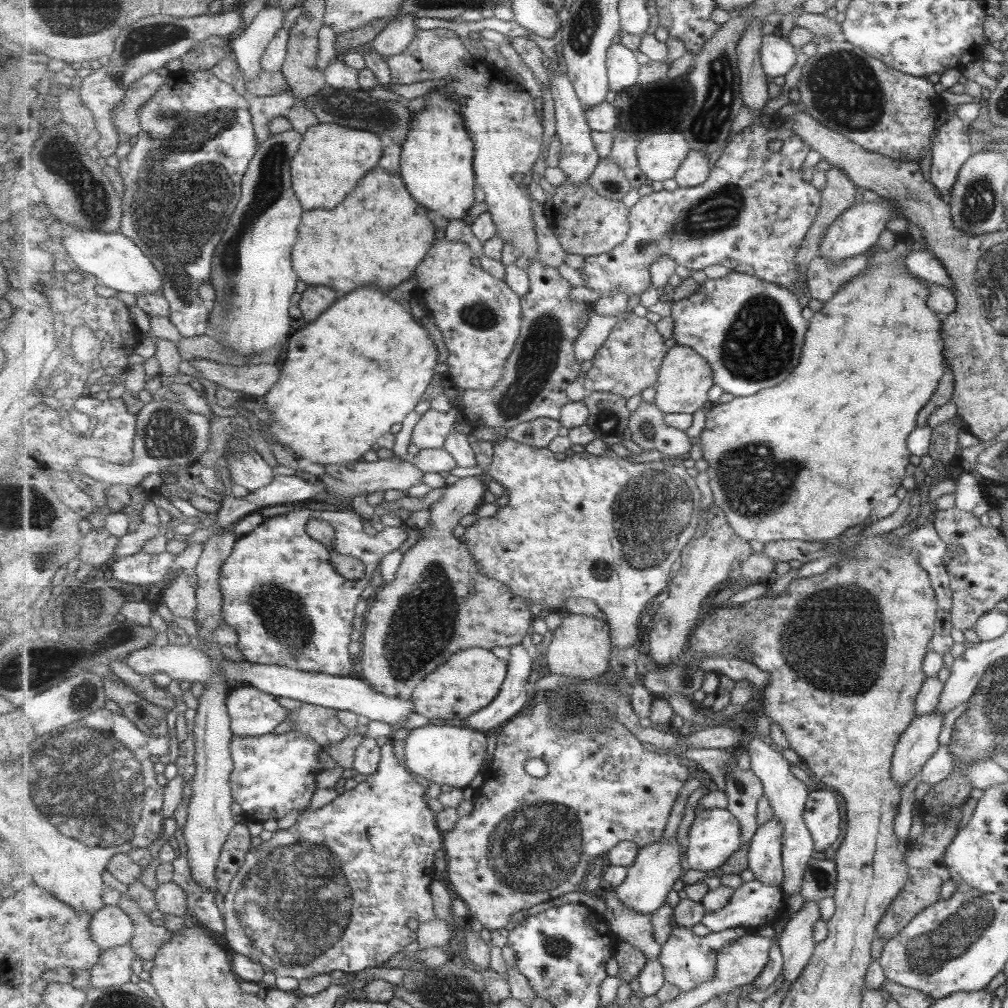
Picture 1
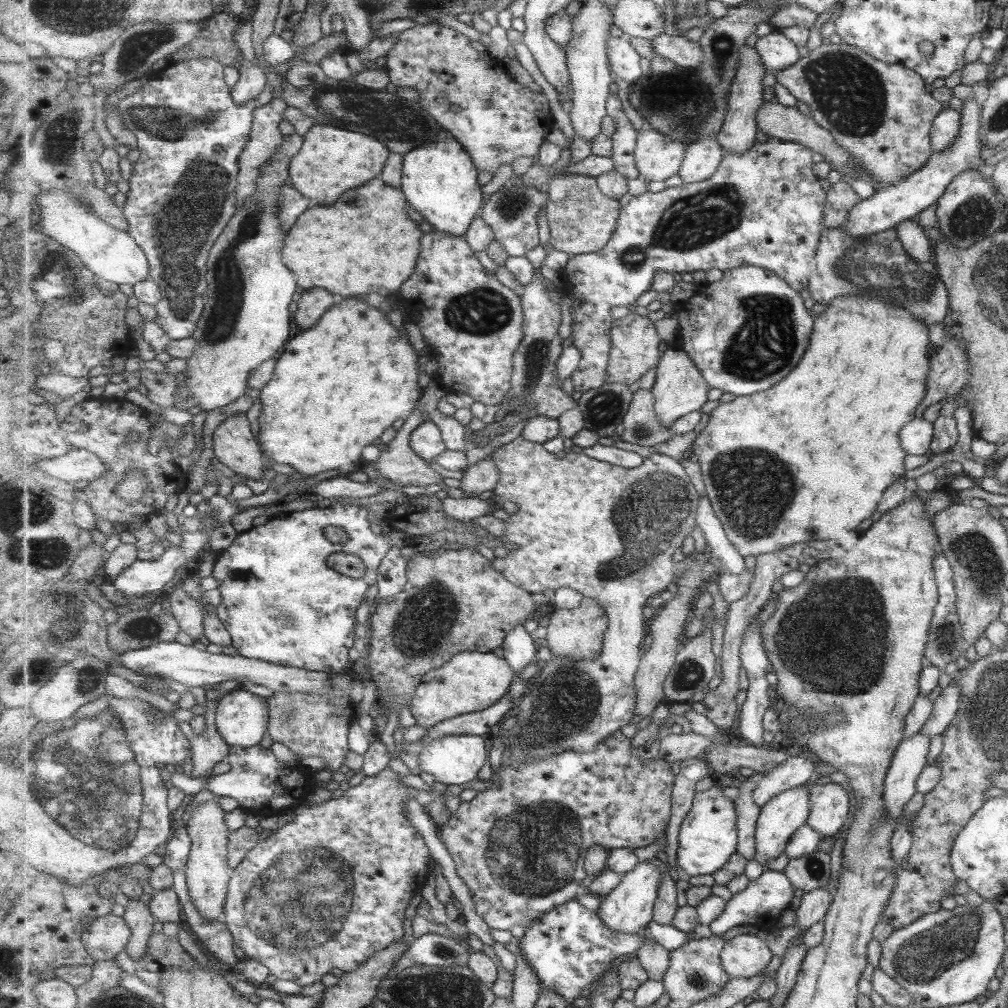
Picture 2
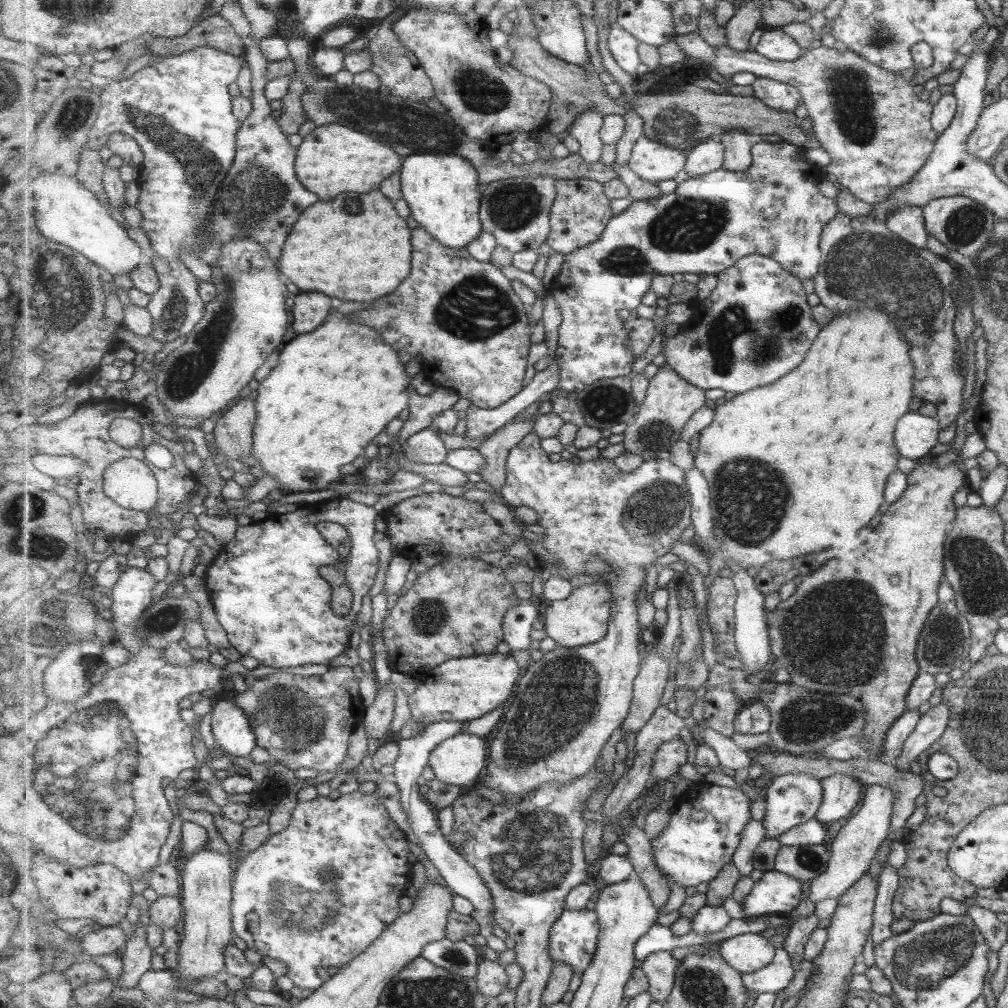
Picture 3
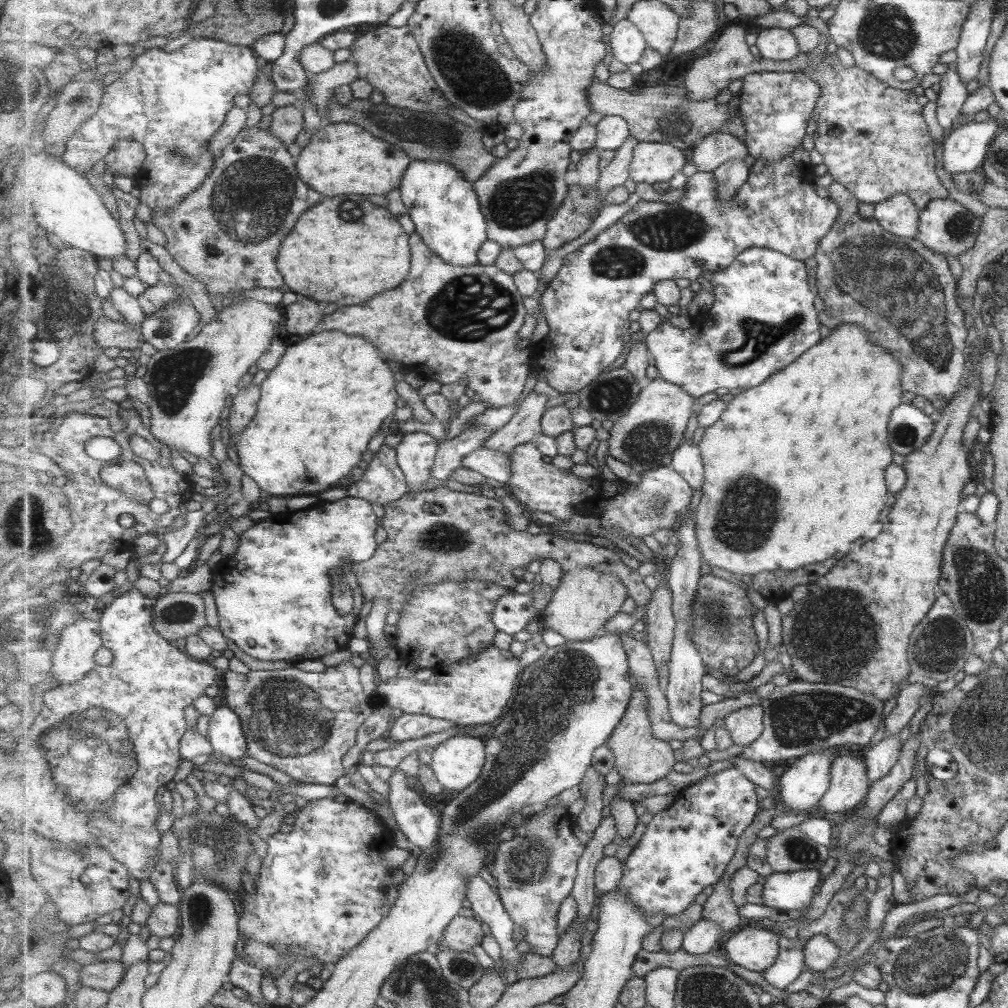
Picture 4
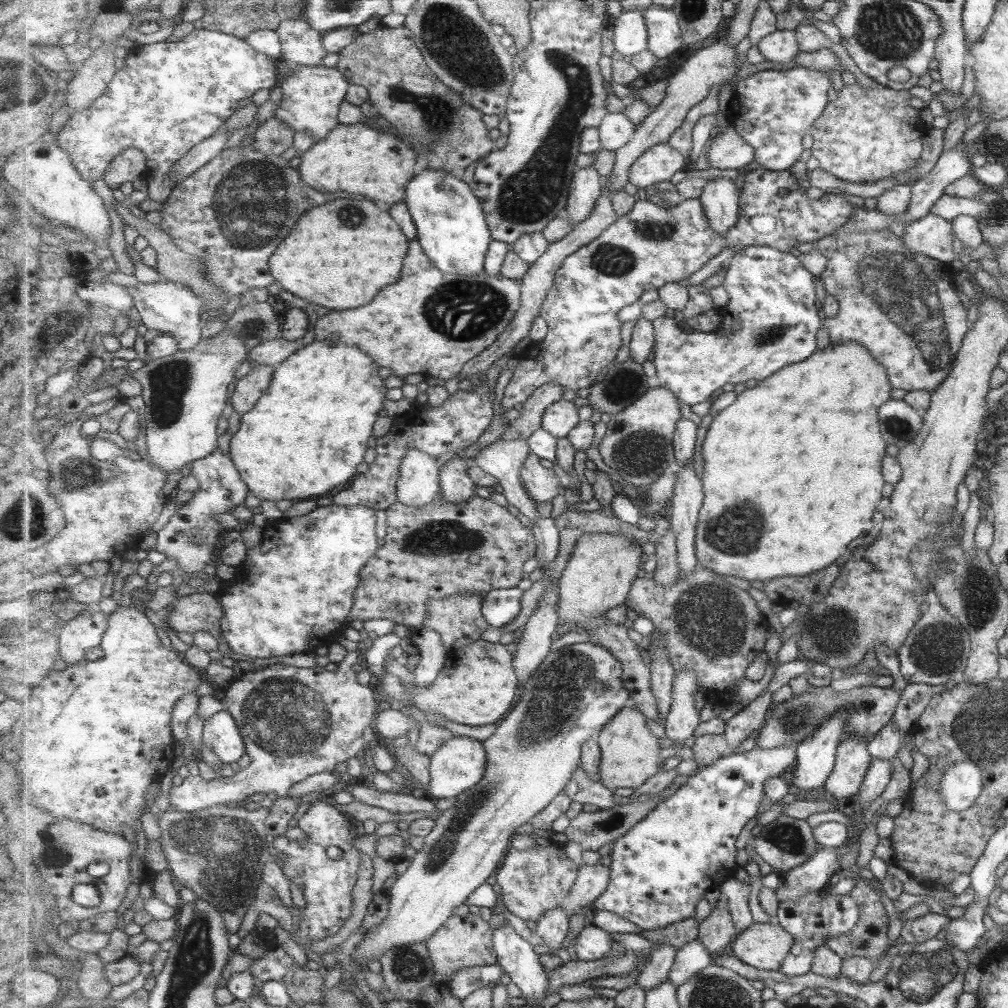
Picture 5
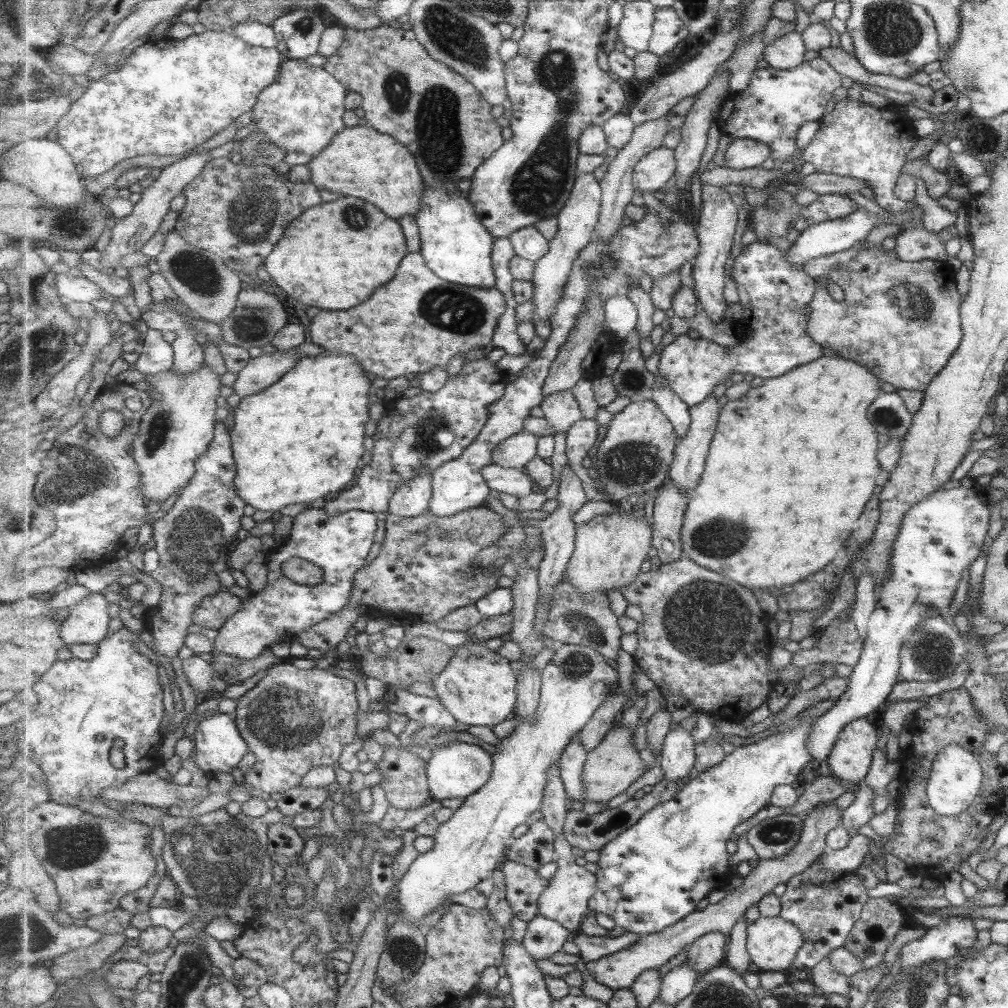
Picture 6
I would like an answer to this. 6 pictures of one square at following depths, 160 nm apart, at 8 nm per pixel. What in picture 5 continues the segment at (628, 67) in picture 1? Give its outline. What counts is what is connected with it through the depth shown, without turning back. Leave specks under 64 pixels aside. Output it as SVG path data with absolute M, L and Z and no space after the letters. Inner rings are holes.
M625 11L612 23L612 44L622 56L635 57L649 49L648 25L644 11Z

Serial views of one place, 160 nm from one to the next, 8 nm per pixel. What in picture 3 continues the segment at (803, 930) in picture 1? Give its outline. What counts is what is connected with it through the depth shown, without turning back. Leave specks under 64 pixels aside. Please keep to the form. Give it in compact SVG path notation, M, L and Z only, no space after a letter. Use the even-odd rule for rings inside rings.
M873 785L866 788L865 799L858 806L857 813L847 818L847 822L841 826L831 843L825 874L812 882L808 897L814 904L819 904L825 899L838 899L849 886L855 885L855 882L867 873L879 844L888 834L893 799L895 796L887 786Z

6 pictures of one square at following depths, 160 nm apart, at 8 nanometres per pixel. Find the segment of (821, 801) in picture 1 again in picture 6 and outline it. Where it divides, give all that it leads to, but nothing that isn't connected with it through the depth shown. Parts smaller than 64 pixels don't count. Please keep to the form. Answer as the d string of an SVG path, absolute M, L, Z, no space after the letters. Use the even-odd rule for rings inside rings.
M867 717L847 723L828 755L830 776L841 782L859 784L872 765L877 732Z

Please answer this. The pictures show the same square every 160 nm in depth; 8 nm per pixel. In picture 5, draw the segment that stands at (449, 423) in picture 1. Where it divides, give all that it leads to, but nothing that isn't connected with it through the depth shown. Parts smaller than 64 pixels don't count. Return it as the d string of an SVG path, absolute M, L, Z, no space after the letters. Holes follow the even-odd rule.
M418 448L404 454L397 486L397 502L420 507L429 504L442 490L438 459Z

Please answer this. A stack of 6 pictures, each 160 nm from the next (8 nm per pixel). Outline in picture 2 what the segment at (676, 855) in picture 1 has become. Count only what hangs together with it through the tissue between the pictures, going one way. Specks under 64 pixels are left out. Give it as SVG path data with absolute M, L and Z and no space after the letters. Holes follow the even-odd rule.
M642 861L635 870L624 876L619 887L615 888L607 897L600 898L598 912L613 930L624 933L637 933L654 920L654 910L657 898L660 896L660 887L663 883L663 872L651 861Z

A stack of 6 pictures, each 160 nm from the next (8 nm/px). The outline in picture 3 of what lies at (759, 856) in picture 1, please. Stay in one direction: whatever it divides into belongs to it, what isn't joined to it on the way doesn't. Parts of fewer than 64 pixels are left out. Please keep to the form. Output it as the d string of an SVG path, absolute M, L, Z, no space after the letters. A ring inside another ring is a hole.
M794 773L784 776L776 776L770 787L766 790L766 813L764 821L766 838L776 839L789 832L791 828L805 824L809 820L816 819L819 808L824 800L823 782L808 773Z

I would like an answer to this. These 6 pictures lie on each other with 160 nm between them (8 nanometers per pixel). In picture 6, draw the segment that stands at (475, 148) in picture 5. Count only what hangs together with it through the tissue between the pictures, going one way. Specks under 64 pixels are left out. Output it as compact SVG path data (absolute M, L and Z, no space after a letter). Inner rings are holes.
M386 23L367 30L342 24L341 27L346 30L343 46L337 54L328 57L323 65L324 69L344 84L349 92L358 92L364 96L361 107L365 110L368 126L390 134L410 147L428 186L448 187L459 184L464 178L471 179L476 170L507 142L501 134L502 127L495 122L491 114L492 104L484 99L474 84L447 64L435 60L428 49L425 50L424 45L417 40L416 32L412 28L403 30Z

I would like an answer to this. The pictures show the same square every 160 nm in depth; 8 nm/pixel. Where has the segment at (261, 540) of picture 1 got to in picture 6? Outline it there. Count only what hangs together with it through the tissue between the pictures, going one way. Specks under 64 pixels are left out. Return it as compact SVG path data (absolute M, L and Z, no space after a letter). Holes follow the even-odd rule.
M324 508L302 510L293 520L292 529L285 543L268 545L268 583L260 593L251 593L242 600L241 608L218 631L216 652L223 652L253 661L265 648L273 646L277 638L297 637L343 610L353 594L354 580L371 554L376 542L378 516L374 512L352 510L333 516ZM291 558L309 560L323 569L321 584L305 586L293 582L283 572L283 563Z

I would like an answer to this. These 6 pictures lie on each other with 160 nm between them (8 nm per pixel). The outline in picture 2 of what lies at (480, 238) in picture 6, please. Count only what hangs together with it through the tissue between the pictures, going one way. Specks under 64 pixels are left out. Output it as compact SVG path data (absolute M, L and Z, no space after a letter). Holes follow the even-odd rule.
M443 129L432 143L404 155L400 189L406 194L408 204L425 218L427 228L465 236L485 204L477 176L479 171L472 156L452 132Z

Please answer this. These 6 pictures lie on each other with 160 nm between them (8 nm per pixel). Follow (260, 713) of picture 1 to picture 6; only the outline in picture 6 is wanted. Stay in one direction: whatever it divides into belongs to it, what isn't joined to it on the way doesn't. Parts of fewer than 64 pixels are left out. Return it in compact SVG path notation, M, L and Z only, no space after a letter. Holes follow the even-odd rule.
M216 712L200 721L195 731L196 733L192 737L195 744L192 756L195 758L197 766L209 776L217 772L231 774L234 768L239 767L243 757L250 752L246 738L241 735L234 715Z

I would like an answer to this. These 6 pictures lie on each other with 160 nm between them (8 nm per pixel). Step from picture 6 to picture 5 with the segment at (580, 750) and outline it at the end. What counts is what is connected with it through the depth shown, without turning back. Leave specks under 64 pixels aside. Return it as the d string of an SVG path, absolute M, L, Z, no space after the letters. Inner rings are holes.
M583 764L579 765L579 769L564 792L571 801L582 805L595 805L599 810L613 809L618 806L615 800L616 794L605 787L601 781L591 781L583 769Z

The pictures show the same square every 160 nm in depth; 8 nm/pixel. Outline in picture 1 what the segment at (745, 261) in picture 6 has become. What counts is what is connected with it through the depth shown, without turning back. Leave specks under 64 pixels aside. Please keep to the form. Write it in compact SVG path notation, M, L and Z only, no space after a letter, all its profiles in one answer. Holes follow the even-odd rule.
M731 271L723 278L717 278L716 280L707 279L690 298L674 301L671 308L671 316L675 320L674 340L681 346L694 348L712 364L716 384L717 386L721 386L725 393L729 393L735 397L754 396L761 390L774 388L777 384L781 384L785 378L789 378L789 376L793 374L793 370L795 370L795 368L799 366L799 362L801 362L801 350L803 350L803 344L805 344L807 324L810 324L810 320L805 321L805 318L803 318L803 314L801 314L803 308L801 308L801 304L799 304L799 300L797 299L797 296L793 295L791 290L781 285L763 281L759 276L751 276L748 273Z

